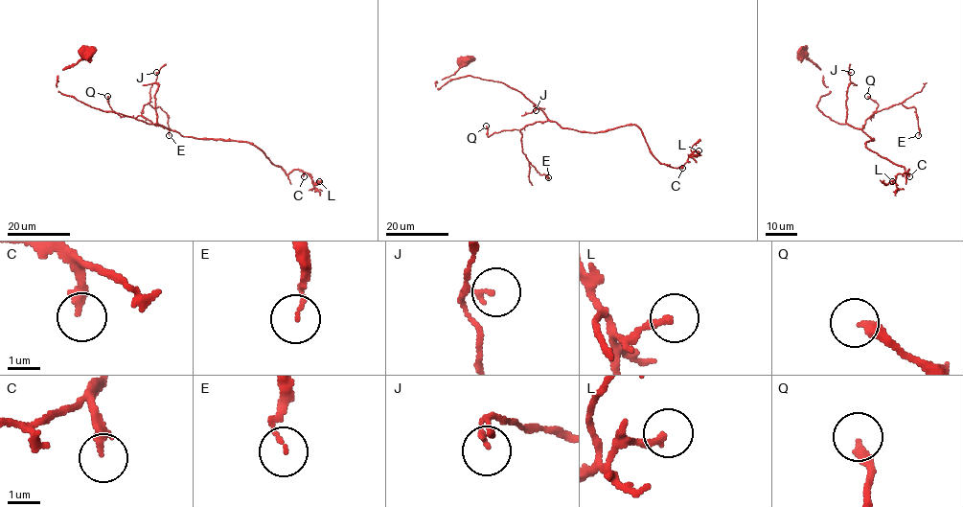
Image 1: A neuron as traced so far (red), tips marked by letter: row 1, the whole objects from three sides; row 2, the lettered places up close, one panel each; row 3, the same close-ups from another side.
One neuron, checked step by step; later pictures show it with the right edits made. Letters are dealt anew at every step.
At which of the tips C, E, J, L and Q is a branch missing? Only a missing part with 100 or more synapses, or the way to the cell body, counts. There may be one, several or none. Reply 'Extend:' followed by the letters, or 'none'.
Extend: C

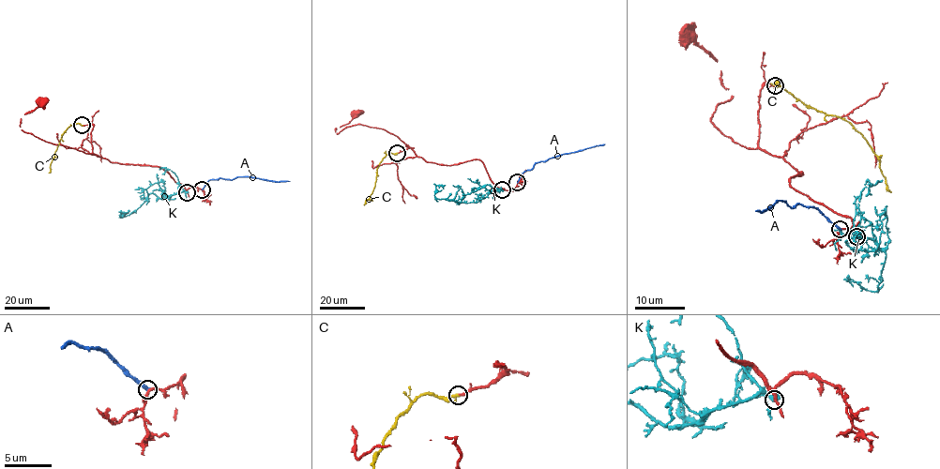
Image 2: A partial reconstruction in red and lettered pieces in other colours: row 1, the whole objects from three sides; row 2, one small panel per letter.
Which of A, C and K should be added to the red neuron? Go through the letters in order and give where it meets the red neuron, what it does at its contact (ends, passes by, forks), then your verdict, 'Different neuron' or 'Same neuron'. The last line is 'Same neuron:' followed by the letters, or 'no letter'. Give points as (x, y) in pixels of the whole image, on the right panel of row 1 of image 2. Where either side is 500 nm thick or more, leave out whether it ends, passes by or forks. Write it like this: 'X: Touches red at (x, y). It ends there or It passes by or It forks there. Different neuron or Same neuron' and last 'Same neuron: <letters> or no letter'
A: Touches red at (840, 229). It ends there. Different neuron
C: Touches red at (775, 85). It ends there. Same neuron
K: Touches red at (856, 236). Same neuron
Same neuron: C, K

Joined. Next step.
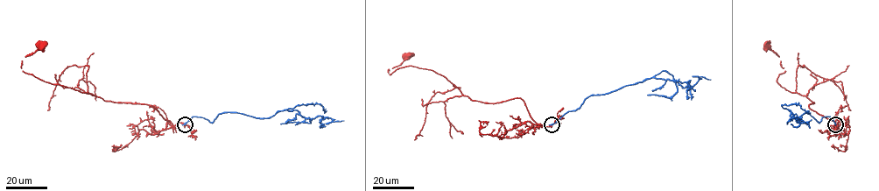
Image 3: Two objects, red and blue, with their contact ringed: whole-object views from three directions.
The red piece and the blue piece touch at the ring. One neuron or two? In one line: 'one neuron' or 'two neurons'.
two neurons

